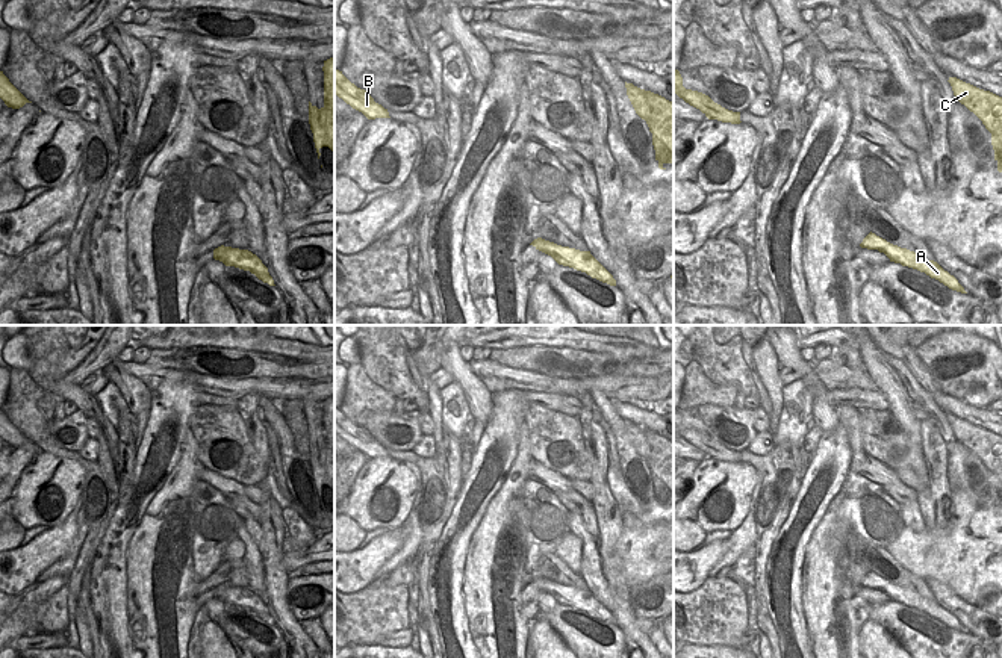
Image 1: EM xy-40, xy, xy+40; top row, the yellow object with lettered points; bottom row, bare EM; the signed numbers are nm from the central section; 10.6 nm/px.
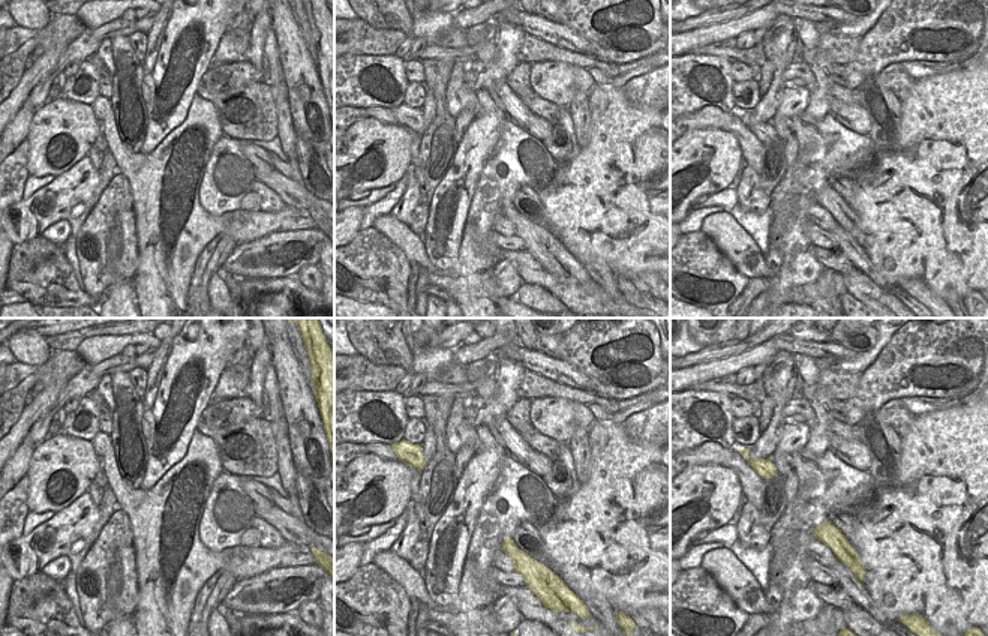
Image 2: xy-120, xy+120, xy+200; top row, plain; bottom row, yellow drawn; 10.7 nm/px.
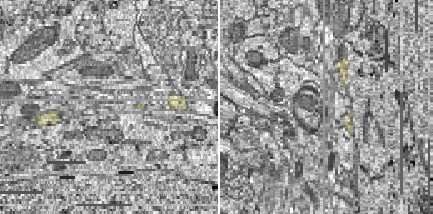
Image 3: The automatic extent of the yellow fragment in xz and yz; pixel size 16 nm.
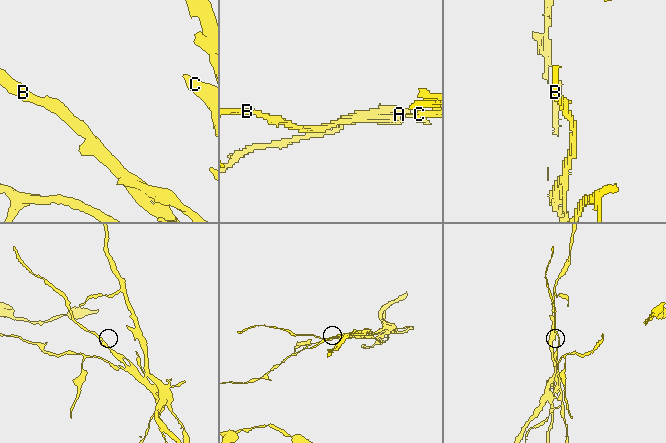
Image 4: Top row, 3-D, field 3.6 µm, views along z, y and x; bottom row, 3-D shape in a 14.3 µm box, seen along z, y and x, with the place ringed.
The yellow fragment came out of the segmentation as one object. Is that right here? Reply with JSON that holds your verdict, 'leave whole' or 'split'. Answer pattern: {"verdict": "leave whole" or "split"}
{"verdict": "split"}

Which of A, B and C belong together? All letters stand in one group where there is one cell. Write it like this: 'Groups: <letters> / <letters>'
Groups: A C / B.

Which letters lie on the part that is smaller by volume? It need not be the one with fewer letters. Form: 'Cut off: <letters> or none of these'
Cut off: B

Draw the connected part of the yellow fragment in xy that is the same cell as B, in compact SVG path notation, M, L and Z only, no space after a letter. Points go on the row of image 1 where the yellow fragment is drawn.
M335 70L335 95L362 112L368 119L391 118L387 109L375 103L365 89L351 83L339 70Z

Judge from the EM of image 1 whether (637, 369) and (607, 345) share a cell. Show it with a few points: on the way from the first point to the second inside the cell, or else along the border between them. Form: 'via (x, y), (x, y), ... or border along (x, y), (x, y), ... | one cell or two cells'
border along (637, 362), (653, 362), (657, 365) | two cells

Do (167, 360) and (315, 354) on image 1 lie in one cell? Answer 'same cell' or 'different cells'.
different cells

